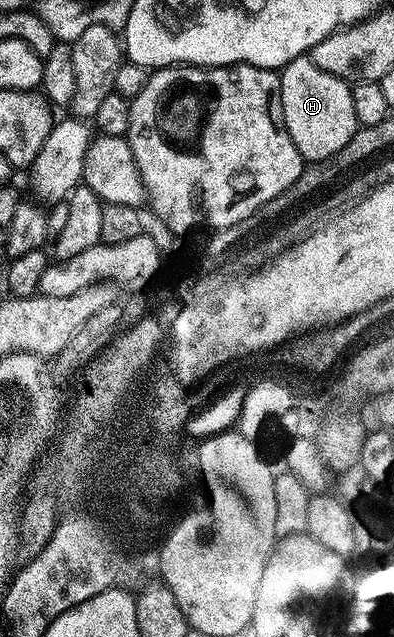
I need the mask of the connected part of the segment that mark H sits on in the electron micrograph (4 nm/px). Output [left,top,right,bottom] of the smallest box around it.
[279,55,359,162]

